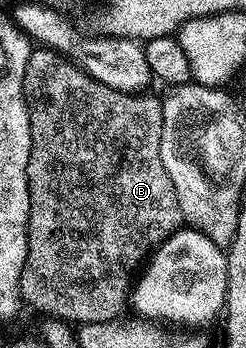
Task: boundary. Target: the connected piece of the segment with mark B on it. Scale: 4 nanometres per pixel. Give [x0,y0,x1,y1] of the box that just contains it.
[20,49,184,325]

